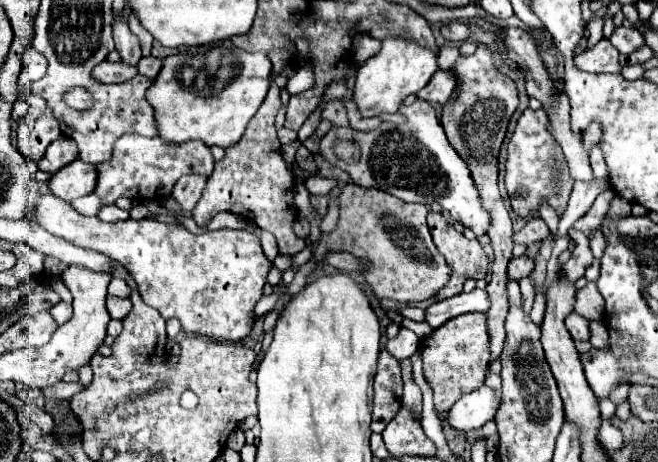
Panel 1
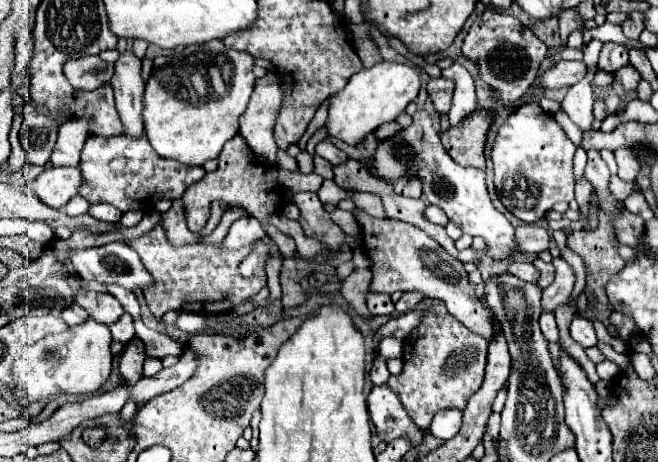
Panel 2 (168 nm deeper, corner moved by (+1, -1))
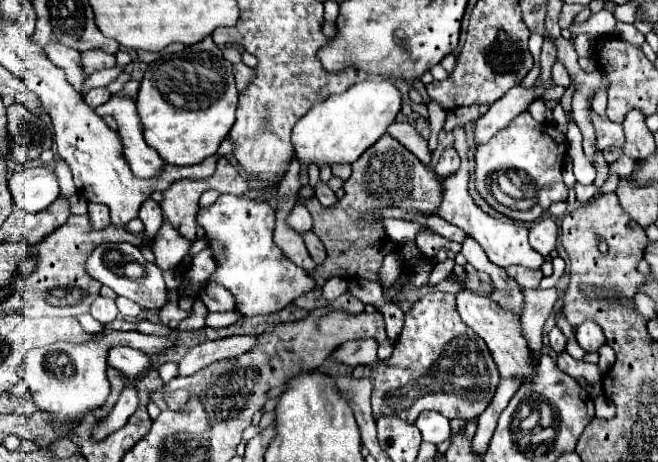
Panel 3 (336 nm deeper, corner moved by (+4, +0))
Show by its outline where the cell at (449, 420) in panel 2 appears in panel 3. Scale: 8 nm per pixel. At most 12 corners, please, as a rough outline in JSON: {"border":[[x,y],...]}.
{"border":[[423,411],[417,427],[423,441],[439,445],[449,439],[449,419]]}

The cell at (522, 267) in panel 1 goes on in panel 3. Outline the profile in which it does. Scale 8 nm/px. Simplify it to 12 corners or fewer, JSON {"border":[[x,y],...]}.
{"border":[[523,265],[505,269],[519,285],[539,287],[543,279],[539,269]]}

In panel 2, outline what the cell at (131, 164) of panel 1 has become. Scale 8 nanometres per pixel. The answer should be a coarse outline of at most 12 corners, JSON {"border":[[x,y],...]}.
{"border":[[146,136],[86,138],[78,194],[120,212],[176,200],[206,174]]}

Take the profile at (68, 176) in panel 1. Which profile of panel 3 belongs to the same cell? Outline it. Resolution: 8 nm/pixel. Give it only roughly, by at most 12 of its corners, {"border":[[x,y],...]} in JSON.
{"border":[[25,167],[9,179],[13,203],[29,213],[59,197],[53,169]]}

